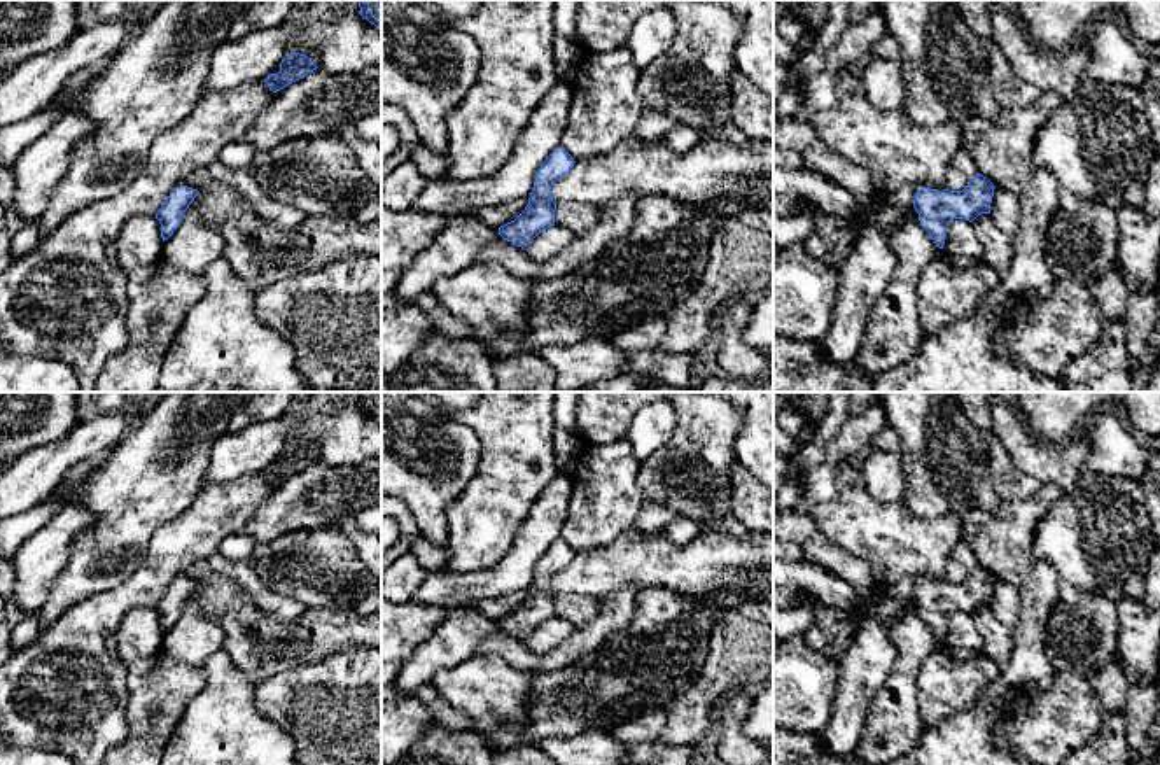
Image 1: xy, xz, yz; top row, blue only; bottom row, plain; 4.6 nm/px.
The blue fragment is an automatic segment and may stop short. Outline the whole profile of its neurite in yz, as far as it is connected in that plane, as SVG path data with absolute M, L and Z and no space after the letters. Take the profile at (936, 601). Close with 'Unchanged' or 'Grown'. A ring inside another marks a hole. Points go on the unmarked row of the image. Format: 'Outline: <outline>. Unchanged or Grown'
Outline: M976 565L962 583L917 581L913 599L920 618L943 641L950 613L964 611L973 614L978 607L990 606L994 581L987 569Z. Unchanged

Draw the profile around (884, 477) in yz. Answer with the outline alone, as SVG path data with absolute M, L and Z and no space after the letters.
M870 450L859 462L868 492L882 502L903 502L906 497L906 476L901 453Z

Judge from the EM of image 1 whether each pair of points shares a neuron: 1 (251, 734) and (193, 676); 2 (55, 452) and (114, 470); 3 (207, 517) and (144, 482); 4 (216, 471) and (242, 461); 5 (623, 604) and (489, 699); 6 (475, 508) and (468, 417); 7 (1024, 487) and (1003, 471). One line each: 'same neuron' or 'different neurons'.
1: different neurons
2: different neurons
3: different neurons
4: same neuron
5: different neurons
6: same neuron
7: same neuron

